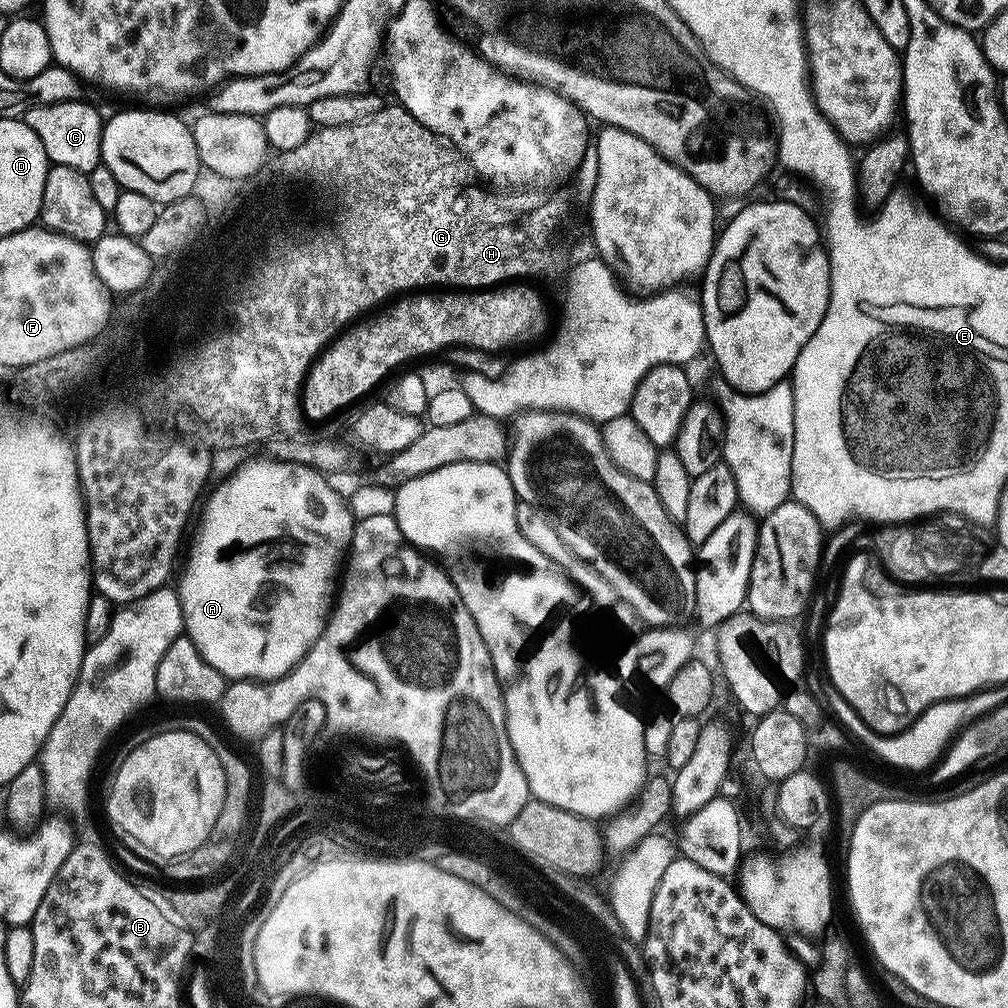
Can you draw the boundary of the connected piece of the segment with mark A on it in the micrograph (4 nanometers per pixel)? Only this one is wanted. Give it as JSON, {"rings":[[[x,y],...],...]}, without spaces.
{"rings":[[[280,460],[241,467],[226,484],[222,485],[208,502],[204,512],[204,525],[200,528],[200,537],[188,558],[188,569],[180,580],[178,595],[180,609],[184,612],[184,627],[188,639],[193,640],[196,648],[204,655],[204,661],[226,678],[237,680],[255,680],[267,682],[278,676],[285,676],[293,666],[312,648],[312,643],[320,637],[325,623],[334,607],[334,597],[338,592],[338,573],[346,560],[346,553],[352,542],[354,517],[345,501],[324,481],[323,471],[303,462],[283,464]]]}

